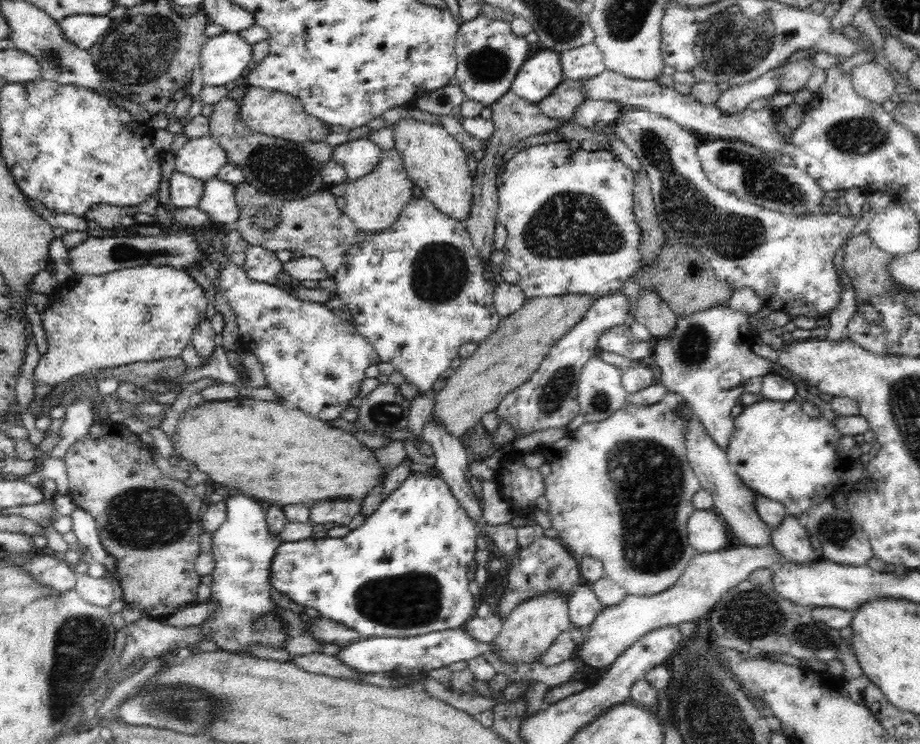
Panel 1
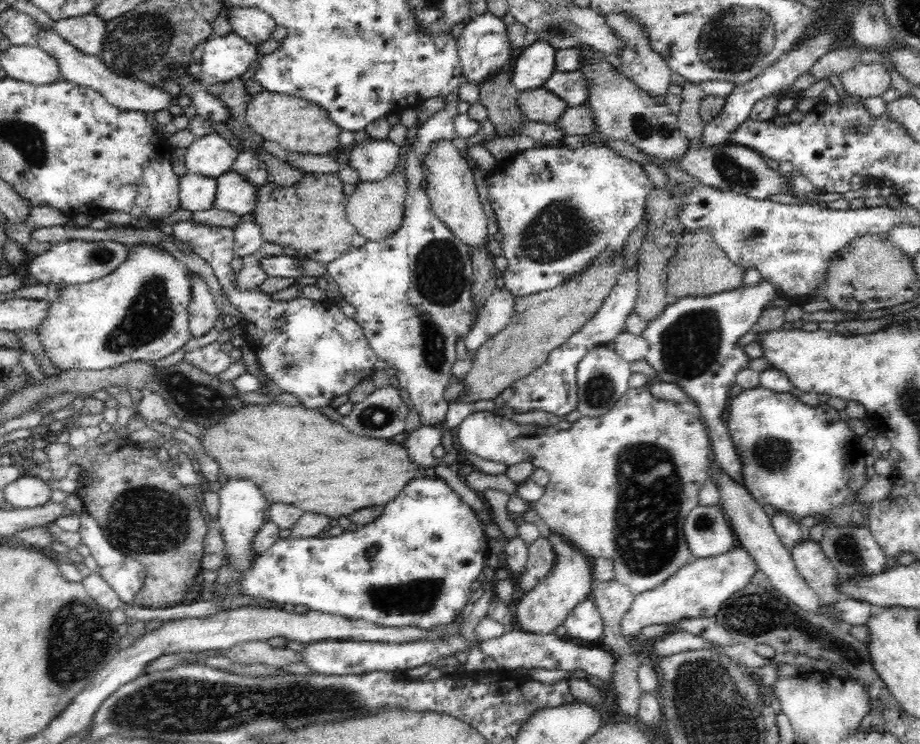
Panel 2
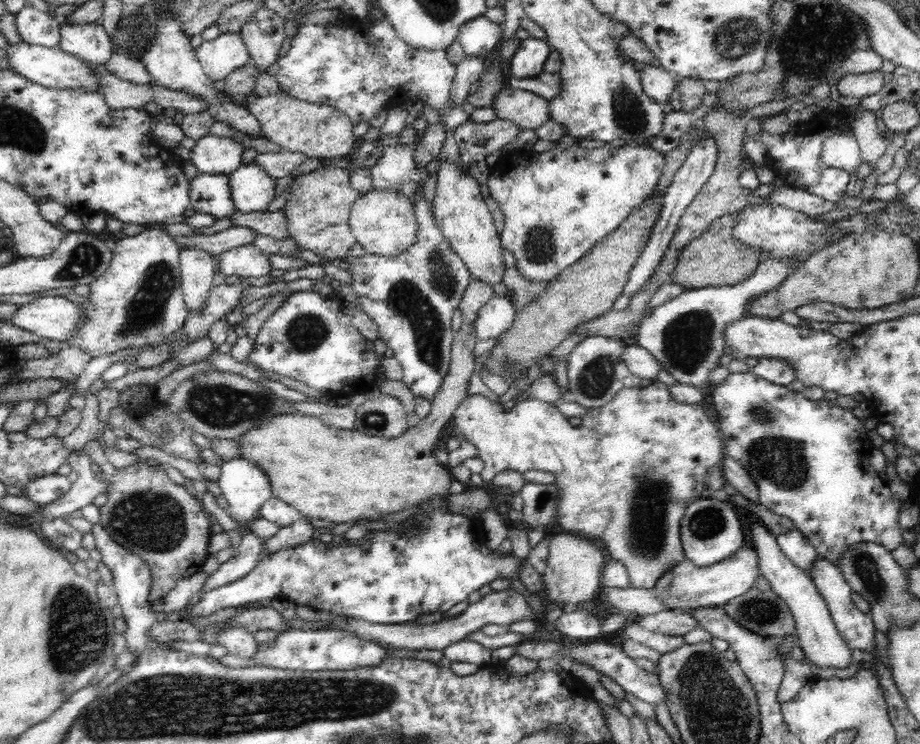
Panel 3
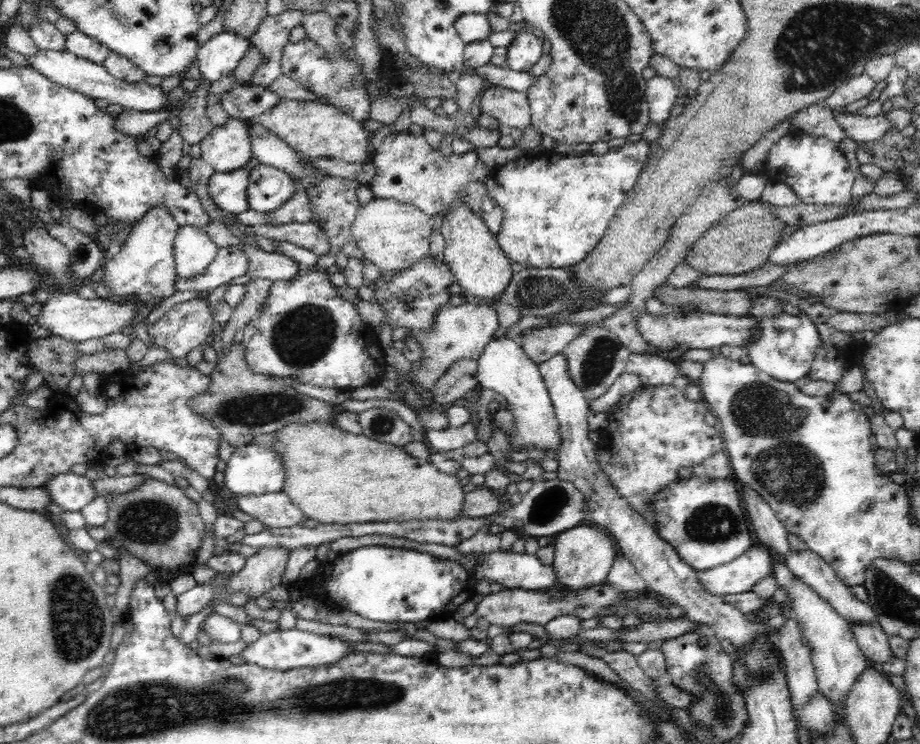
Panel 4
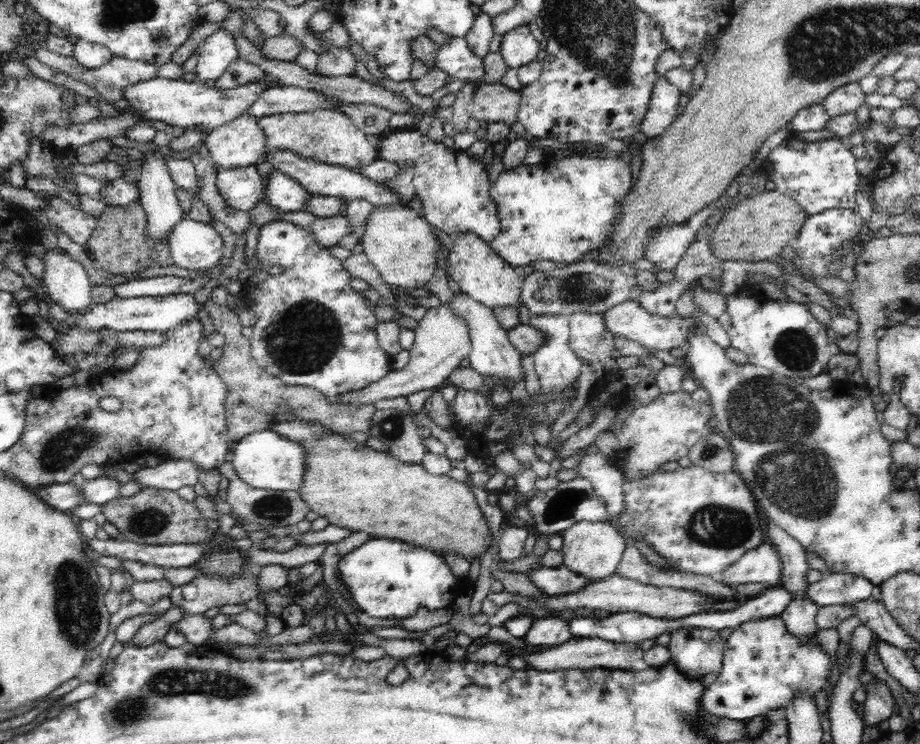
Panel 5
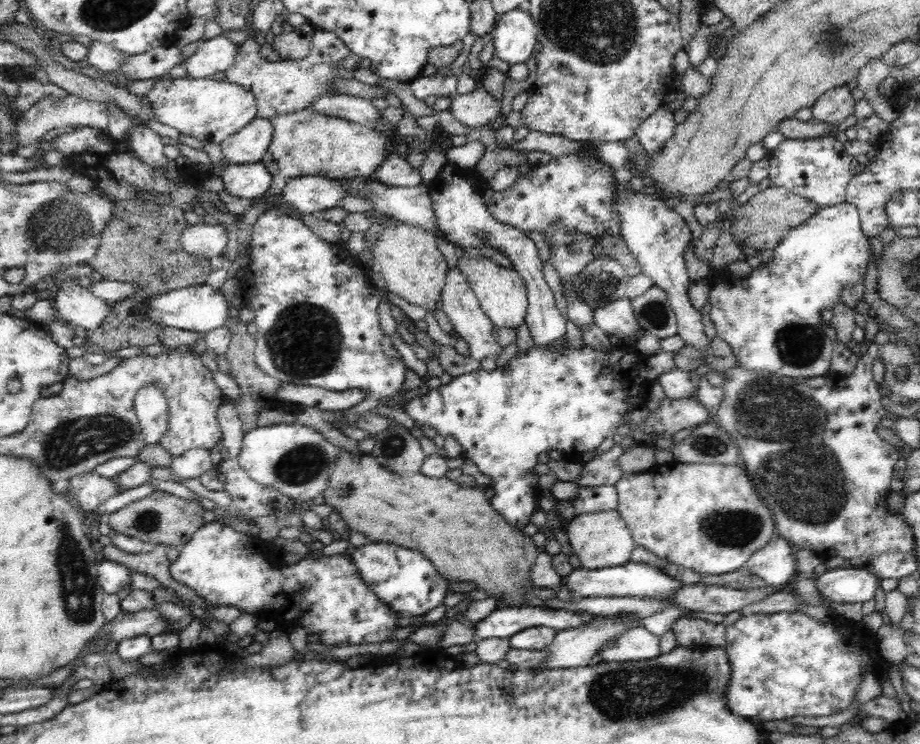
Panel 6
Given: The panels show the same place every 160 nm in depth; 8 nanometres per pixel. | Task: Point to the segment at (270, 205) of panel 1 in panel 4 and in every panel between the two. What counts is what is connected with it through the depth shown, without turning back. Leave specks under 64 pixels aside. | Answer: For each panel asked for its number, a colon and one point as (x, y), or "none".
2: (312, 218)
3: (318, 209)
4: (334, 201)

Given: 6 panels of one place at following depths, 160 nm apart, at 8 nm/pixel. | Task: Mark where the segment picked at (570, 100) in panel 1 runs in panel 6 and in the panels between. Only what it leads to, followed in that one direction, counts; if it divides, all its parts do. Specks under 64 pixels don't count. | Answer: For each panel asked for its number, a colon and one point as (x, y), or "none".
2: (541, 105)
3: (528, 111)
4: (511, 109)
5: (492, 103)
6: (476, 109)

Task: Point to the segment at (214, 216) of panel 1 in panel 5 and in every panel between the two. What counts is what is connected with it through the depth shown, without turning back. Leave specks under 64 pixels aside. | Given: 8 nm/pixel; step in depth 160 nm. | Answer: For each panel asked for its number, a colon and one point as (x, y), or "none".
2: (235, 194)
3: (252, 188)
4: (268, 188)
5: (282, 192)

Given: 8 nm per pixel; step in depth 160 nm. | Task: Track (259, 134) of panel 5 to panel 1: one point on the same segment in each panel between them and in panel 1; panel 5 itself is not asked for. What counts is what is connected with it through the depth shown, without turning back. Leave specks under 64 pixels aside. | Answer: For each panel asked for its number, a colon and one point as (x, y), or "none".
1: (201, 158)
2: (211, 155)
3: (211, 154)
4: (228, 147)

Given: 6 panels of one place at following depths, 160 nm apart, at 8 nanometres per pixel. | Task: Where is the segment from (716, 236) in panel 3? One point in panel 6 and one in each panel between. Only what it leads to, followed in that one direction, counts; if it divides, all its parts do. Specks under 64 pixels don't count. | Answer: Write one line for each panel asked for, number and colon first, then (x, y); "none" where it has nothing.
4: (742, 240)
5: (756, 229)
6: (764, 220)

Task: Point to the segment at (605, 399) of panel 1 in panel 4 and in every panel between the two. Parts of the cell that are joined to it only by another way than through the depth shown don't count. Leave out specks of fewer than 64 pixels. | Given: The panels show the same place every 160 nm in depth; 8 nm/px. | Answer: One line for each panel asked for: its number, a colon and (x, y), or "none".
2: (602, 375)
3: (596, 371)
4: (596, 358)

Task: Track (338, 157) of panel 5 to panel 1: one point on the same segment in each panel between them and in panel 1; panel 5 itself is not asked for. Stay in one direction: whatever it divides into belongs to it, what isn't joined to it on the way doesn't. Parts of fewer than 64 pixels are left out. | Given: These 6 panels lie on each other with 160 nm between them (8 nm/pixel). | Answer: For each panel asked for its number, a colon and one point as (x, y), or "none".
1: (271, 113)
2: (299, 126)
3: (319, 131)
4: (317, 130)

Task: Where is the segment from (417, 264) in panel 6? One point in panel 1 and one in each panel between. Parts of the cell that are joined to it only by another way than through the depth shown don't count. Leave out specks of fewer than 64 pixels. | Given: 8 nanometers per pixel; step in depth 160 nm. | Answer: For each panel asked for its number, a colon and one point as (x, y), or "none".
1: (374, 203)
2: (376, 209)
3: (383, 222)
4: (393, 235)
5: (400, 243)

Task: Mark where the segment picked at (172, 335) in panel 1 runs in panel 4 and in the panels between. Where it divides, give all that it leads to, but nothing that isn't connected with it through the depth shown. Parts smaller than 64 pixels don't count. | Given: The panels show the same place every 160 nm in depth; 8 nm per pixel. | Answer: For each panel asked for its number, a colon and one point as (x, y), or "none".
2: (140, 311)
3: (138, 298)
4: (144, 267)

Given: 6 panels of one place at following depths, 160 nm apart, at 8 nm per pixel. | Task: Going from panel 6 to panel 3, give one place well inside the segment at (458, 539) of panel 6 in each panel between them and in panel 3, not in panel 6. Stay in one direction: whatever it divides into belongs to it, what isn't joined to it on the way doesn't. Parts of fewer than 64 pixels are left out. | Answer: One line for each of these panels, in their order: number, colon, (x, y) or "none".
3: (335, 475)
4: (335, 477)
5: (344, 481)

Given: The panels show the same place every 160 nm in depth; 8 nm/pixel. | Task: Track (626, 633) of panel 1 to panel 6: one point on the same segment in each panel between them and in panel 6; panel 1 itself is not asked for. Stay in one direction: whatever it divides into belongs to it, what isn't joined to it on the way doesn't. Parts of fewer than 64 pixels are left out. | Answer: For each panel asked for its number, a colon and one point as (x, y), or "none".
2: (698, 590)
3: (711, 587)
4: (737, 577)
5: (762, 564)
6: (776, 563)

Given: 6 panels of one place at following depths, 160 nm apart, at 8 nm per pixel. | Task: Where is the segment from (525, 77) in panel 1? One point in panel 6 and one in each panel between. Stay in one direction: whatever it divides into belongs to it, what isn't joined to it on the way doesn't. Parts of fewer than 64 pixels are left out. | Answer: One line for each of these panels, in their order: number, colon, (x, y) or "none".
2: (534, 65)
3: (532, 54)
4: (525, 50)
5: (519, 47)
6: (515, 35)

